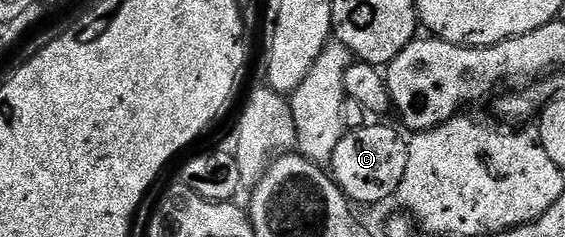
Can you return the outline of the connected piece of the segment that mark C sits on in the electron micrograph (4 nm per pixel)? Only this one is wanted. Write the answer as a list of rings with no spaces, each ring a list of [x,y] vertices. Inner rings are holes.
[[[366,125],[351,133],[350,130],[343,132],[330,157],[328,169],[347,201],[355,206],[378,205],[397,194],[404,179],[404,167],[408,167],[409,150],[407,138],[402,138],[392,126]]]

